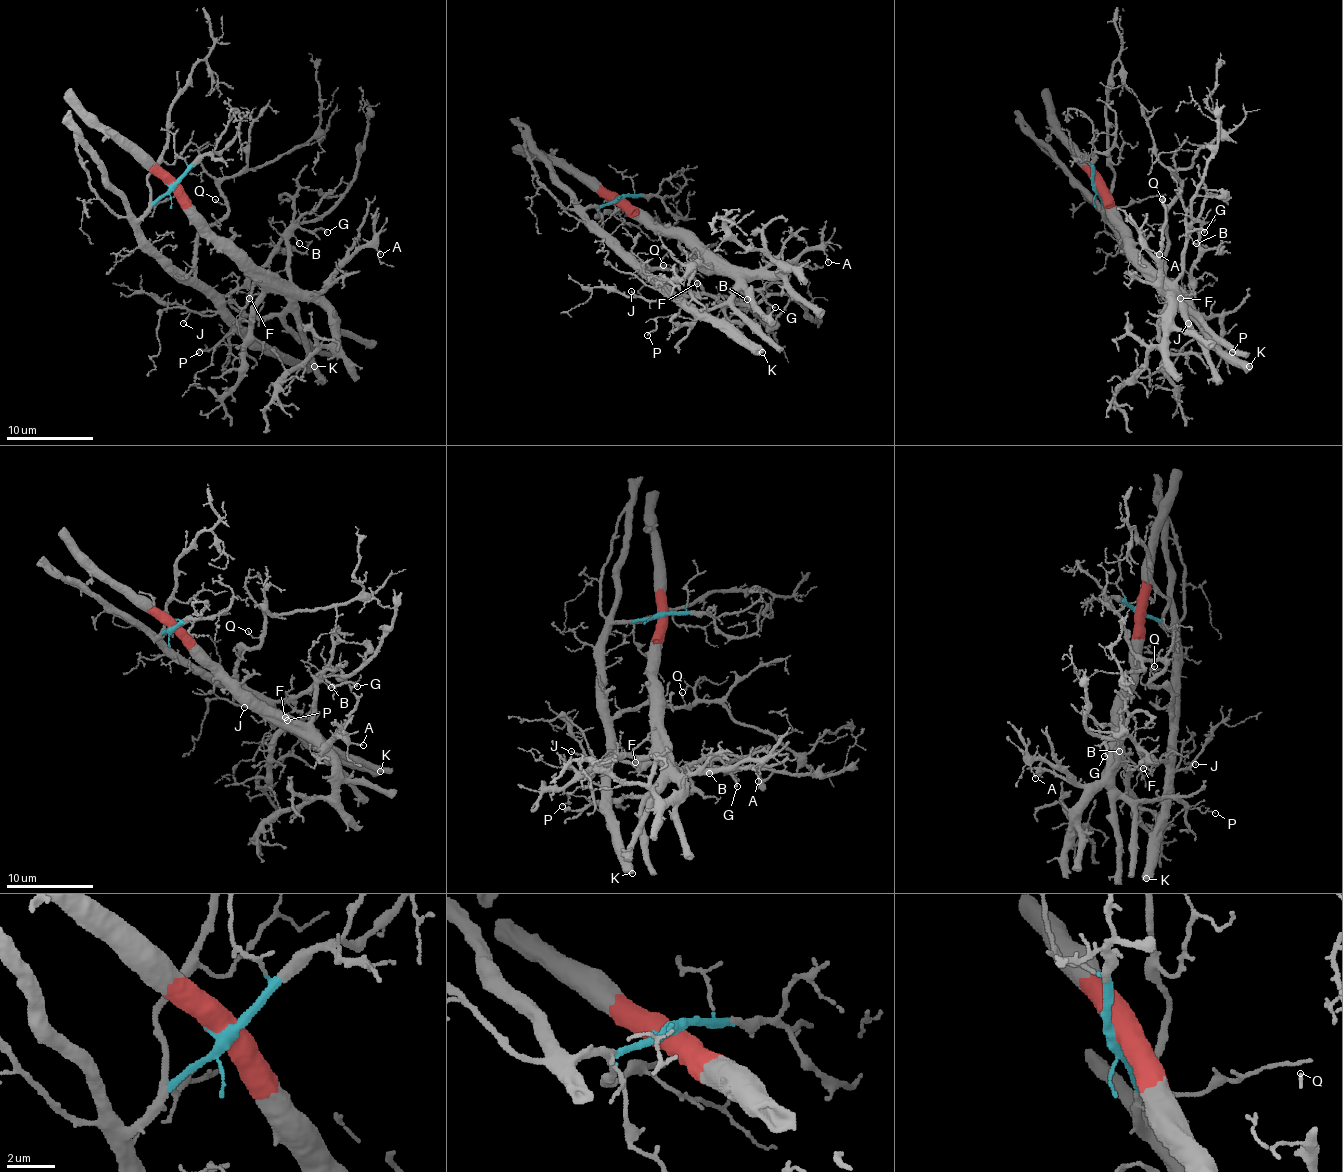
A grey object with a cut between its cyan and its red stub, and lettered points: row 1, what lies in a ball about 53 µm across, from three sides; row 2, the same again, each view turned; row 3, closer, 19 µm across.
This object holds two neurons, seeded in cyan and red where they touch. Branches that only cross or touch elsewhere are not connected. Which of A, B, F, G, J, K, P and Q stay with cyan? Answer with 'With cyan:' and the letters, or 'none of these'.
With cyan: F, J, K, P, Q

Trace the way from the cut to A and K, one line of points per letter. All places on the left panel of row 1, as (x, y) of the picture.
A: (172, 185), (213, 231), (293, 289), (319, 292), (362, 248), (373, 246), (380, 255)
K: (172, 185), (143, 216), (137, 229), (252, 335), (299, 361), (315, 365)

